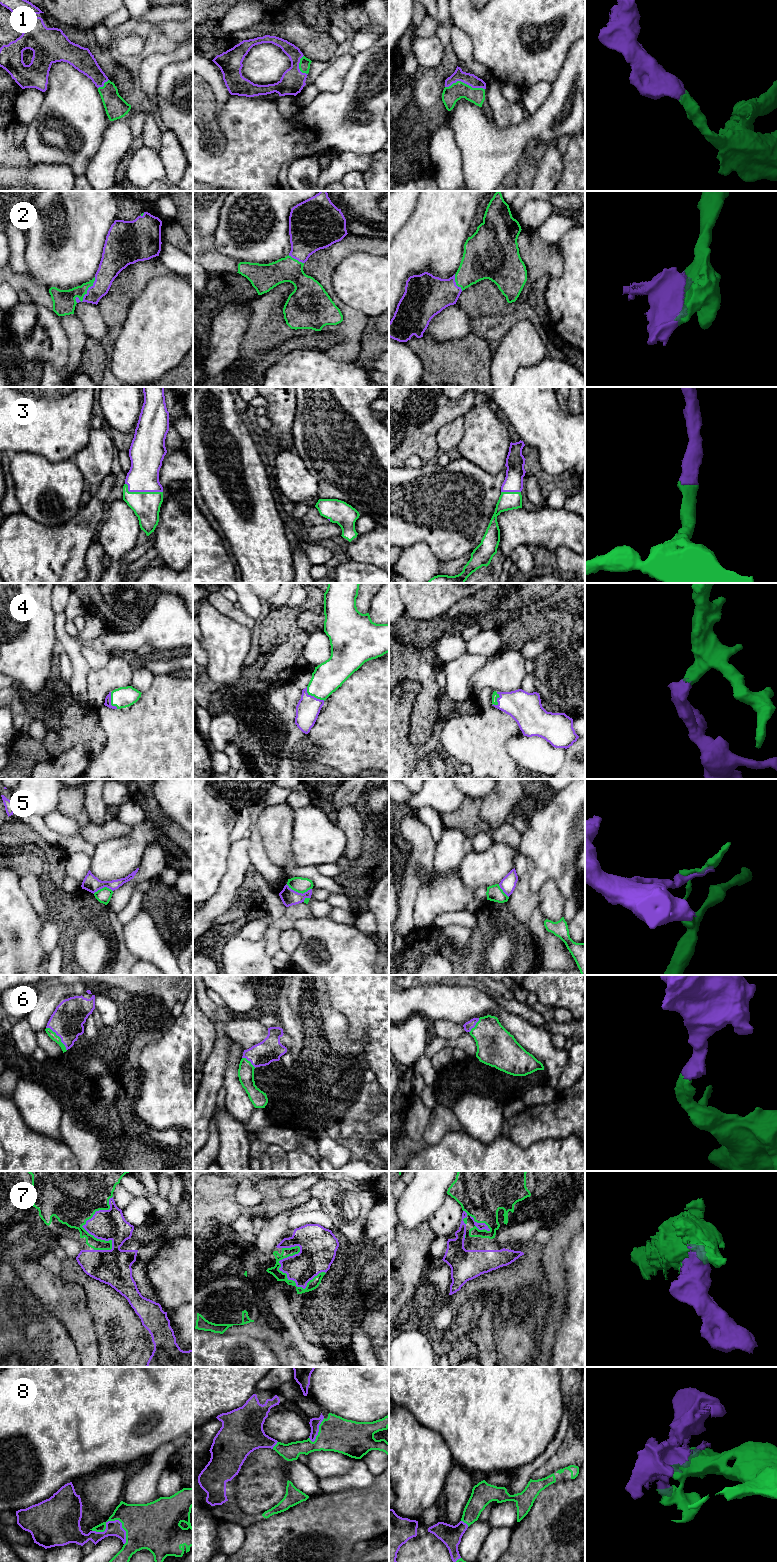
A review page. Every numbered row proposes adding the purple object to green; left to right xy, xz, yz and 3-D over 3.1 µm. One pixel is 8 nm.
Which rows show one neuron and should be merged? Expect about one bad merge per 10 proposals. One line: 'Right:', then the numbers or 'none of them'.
Right: 1, 2, 3, 4, 6, 7, 8

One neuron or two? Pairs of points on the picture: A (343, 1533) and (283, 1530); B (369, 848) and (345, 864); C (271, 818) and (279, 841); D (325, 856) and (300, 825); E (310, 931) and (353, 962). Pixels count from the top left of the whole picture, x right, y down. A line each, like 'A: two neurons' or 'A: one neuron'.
A: one neuron
B: one neuron
C: one neuron
D: one neuron
E: one neuron

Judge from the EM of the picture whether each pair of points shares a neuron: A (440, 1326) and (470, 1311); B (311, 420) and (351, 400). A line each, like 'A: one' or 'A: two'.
A: one
B: one

